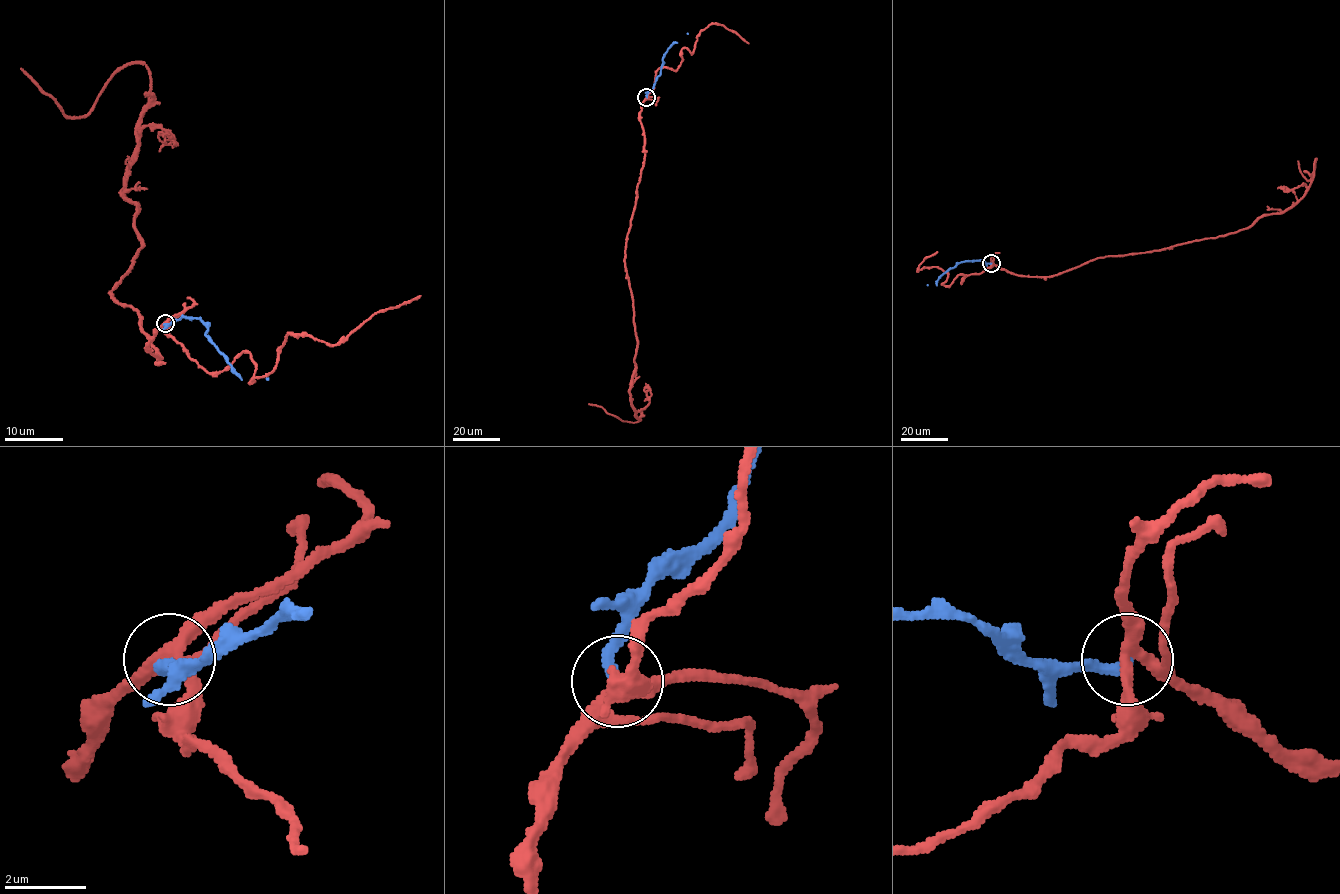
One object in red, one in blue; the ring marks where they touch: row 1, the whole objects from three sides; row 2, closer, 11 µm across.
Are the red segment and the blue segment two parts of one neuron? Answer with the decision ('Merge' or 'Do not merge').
Do not merge

